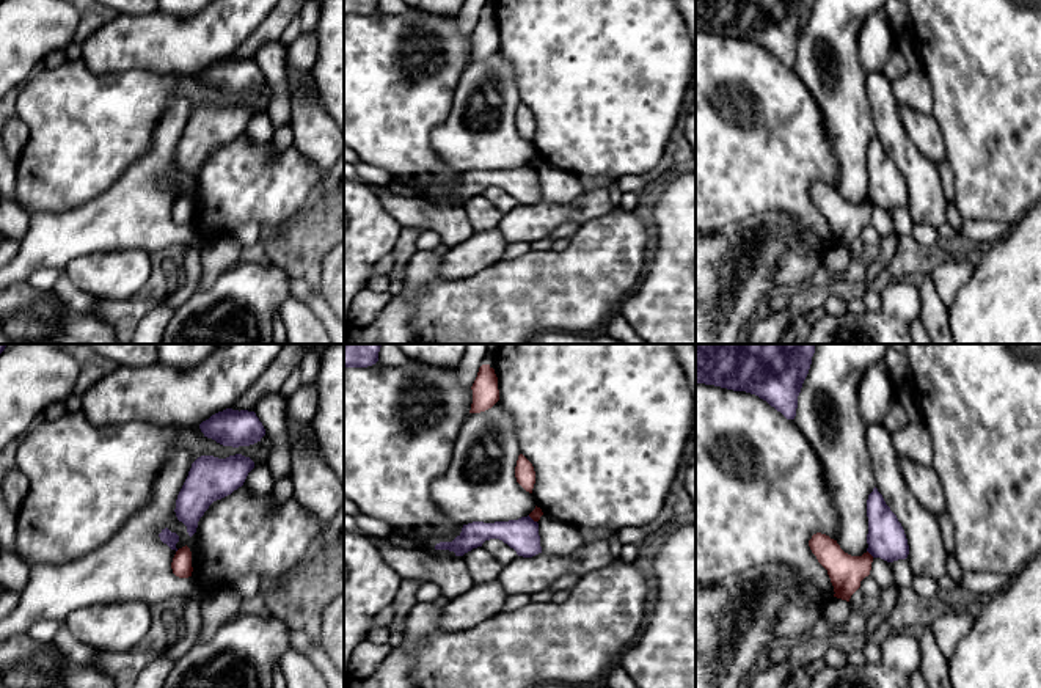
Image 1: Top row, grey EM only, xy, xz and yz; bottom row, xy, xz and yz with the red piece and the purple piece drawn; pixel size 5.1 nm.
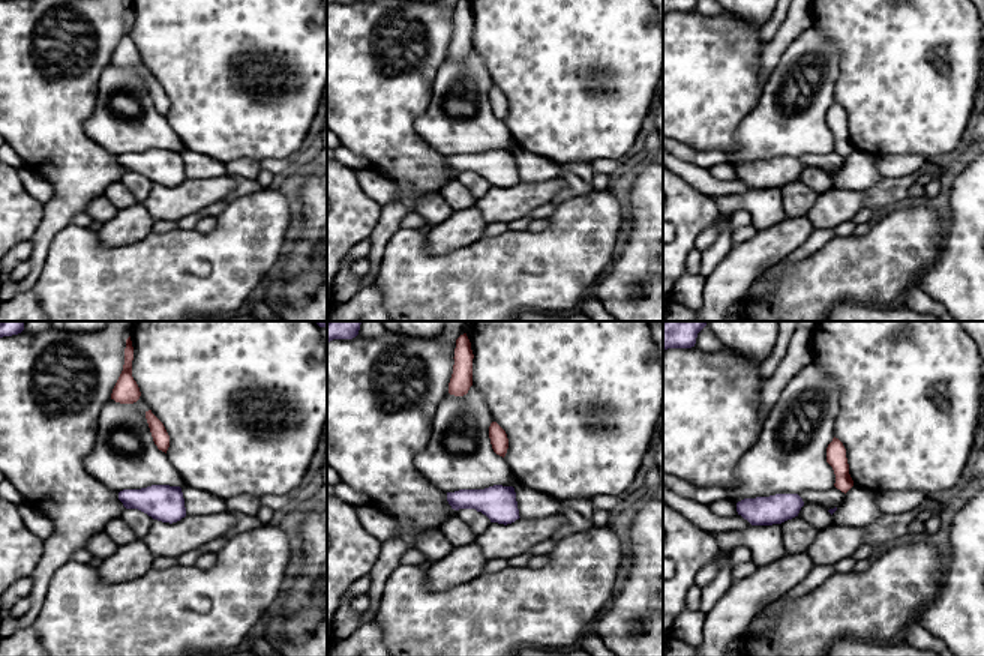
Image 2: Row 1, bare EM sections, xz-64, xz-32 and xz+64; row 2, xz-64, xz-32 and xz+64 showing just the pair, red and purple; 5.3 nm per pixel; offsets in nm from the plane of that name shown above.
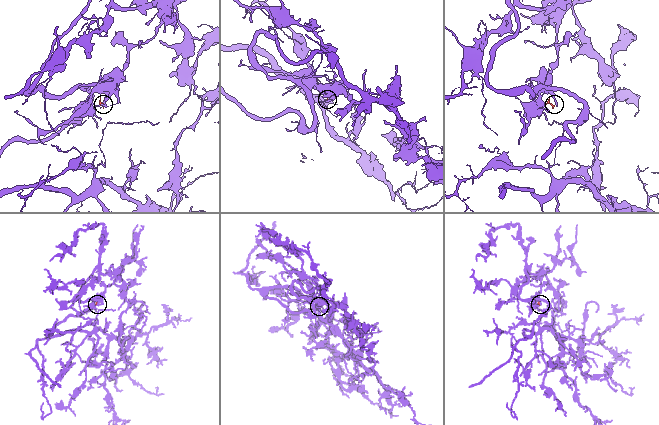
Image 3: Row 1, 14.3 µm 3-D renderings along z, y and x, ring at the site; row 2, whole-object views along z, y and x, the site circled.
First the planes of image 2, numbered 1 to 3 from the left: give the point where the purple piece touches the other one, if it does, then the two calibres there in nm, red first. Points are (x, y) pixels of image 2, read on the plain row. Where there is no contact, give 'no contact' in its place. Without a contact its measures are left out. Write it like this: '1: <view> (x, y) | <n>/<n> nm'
1: no contact
2: no contact
3: no contact

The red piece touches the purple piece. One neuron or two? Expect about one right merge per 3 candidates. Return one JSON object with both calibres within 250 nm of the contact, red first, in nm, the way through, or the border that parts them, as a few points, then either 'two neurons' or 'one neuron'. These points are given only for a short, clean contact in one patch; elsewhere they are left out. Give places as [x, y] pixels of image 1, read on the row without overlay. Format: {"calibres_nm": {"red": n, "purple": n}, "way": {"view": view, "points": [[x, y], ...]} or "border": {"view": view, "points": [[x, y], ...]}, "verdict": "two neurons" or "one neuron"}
{"calibres_nm": {"red": 170, "purple": 200}, "border": {"view": "yz", "points": [[867, 198], [873, 204]]}, "verdict": "two neurons"}

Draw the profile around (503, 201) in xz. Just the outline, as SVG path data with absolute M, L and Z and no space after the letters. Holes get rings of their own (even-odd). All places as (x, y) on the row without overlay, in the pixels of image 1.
M490 187L482 192L482 195L493 203L493 206L501 212L507 214L512 210L518 203L513 196L504 192L499 187Z

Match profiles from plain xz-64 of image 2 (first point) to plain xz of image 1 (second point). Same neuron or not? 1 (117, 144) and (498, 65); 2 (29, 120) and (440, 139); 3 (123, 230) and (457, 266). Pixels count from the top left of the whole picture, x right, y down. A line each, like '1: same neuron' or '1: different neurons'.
1: same neuron
2: different neurons
3: same neuron

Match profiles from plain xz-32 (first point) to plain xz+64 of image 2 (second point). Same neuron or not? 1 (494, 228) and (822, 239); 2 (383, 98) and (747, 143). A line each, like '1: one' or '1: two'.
1: one
2: two

